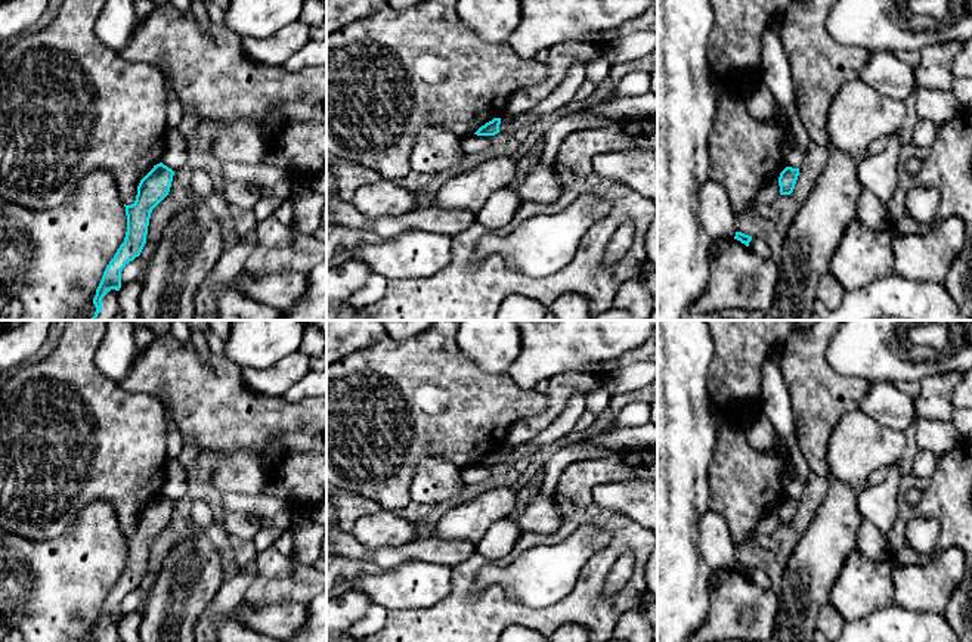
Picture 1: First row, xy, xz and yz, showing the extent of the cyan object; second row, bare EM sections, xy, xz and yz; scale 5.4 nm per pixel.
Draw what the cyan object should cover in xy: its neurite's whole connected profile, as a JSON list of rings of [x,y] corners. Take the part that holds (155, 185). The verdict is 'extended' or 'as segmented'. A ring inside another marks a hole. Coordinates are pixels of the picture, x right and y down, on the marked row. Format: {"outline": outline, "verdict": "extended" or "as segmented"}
{"outline": [[[162,162],[154,165],[140,180],[136,201],[131,205],[124,204],[127,215],[126,238],[103,272],[93,298],[96,311],[90,320],[115,320],[121,313],[118,303],[121,272],[140,255],[146,244],[151,213],[168,195],[173,176],[174,171]]], "verdict": "extended"}

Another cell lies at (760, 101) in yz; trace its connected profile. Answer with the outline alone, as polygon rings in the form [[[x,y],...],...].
[[[759,72],[747,74],[750,78],[745,89],[740,92],[736,86],[730,90],[739,93],[749,114],[758,121],[770,121],[776,118],[776,99],[768,86],[762,81]]]

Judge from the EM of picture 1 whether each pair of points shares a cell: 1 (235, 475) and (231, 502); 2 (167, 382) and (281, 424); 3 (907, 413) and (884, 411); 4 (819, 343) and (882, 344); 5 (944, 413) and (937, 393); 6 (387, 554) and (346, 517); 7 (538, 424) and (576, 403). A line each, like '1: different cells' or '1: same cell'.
1: different cells
2: same cell
3: same cell
4: different cells
5: same cell
6: different cells
7: different cells

